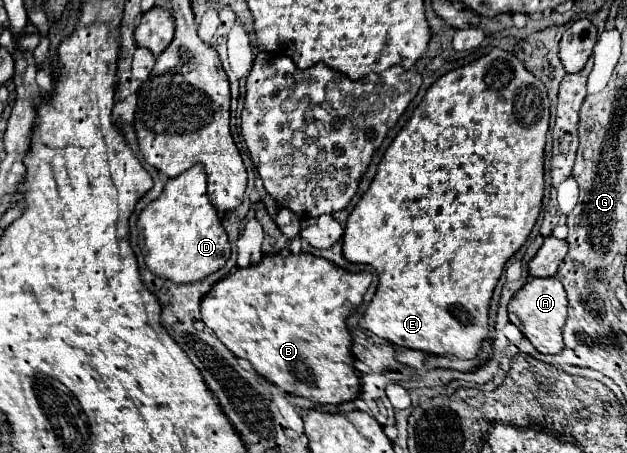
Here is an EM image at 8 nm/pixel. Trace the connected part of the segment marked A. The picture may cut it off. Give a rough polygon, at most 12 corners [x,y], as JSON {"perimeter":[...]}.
{"perimeter":[[554,277],[530,279],[508,319],[538,353],[558,355],[566,291]]}

